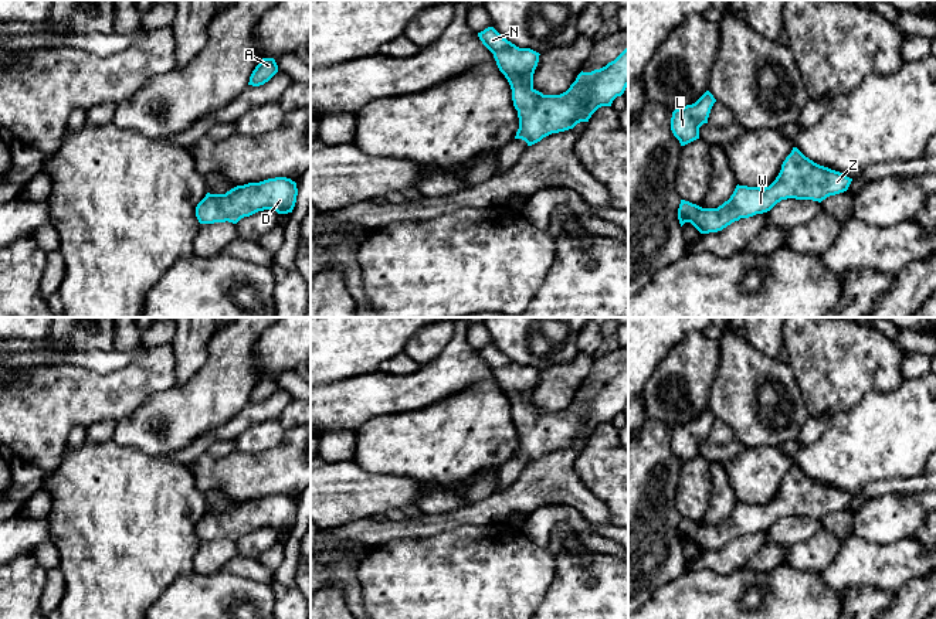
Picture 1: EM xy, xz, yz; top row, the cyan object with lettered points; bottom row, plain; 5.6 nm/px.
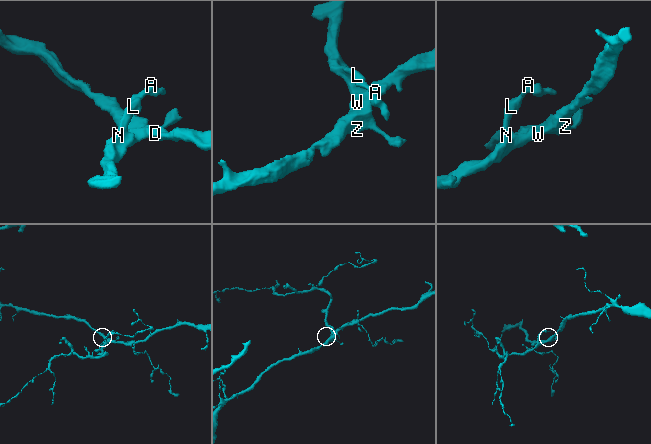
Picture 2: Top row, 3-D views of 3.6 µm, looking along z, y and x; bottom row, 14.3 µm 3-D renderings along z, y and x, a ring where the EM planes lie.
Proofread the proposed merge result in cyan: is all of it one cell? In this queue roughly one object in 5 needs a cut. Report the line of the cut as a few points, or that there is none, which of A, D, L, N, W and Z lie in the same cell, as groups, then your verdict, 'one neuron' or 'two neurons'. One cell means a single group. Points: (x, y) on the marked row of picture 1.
no cut; A D L N W Z; one neuron

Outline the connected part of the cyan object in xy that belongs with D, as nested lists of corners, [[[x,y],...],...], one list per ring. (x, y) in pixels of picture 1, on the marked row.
[[[268,178],[237,186],[225,194],[207,193],[196,207],[196,217],[200,224],[237,224],[241,218],[264,210],[288,214],[295,207],[296,195],[296,183],[291,178]]]

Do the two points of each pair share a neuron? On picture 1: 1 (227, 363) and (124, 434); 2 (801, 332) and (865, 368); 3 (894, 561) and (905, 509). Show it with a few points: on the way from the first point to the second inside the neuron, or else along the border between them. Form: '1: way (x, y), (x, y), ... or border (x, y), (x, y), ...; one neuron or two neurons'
1: way (202, 388), (175, 415), (160, 415), (149, 421); one neuron
2: way (817, 340), (838, 361), (850, 361); one neuron
3: border (909, 536), (887, 541), (864, 540); two neurons

